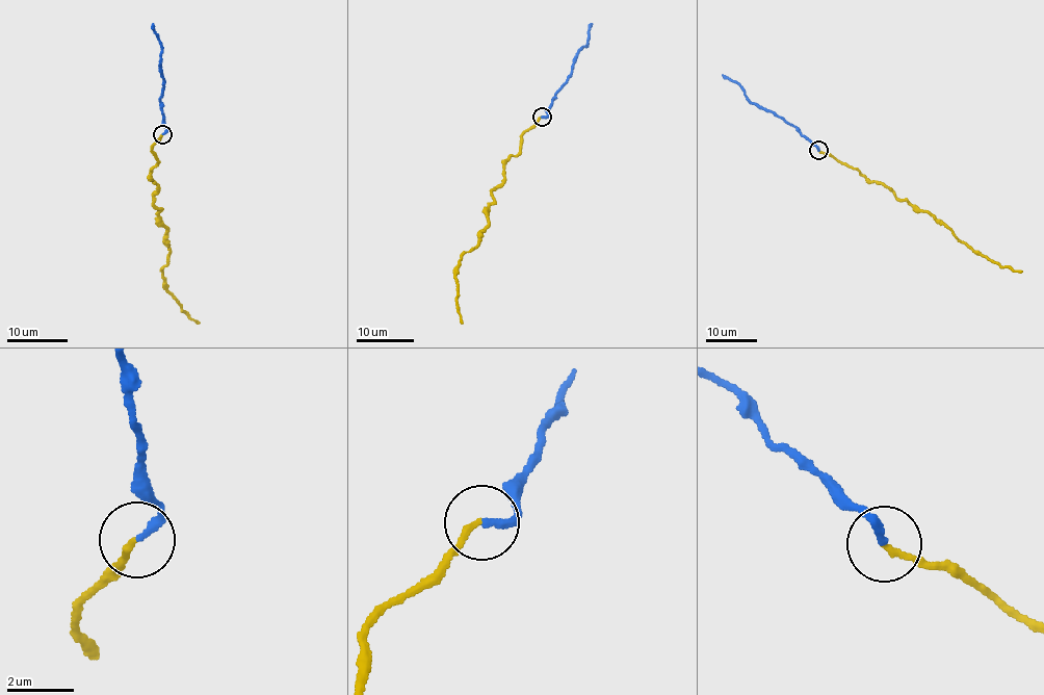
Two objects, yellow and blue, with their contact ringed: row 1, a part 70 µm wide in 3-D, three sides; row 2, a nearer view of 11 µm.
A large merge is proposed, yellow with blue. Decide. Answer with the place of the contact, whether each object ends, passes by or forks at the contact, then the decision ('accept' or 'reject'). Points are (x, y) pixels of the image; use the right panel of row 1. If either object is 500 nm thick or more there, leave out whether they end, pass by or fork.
at (818, 150); yellow ends there; blue ends there; reject

